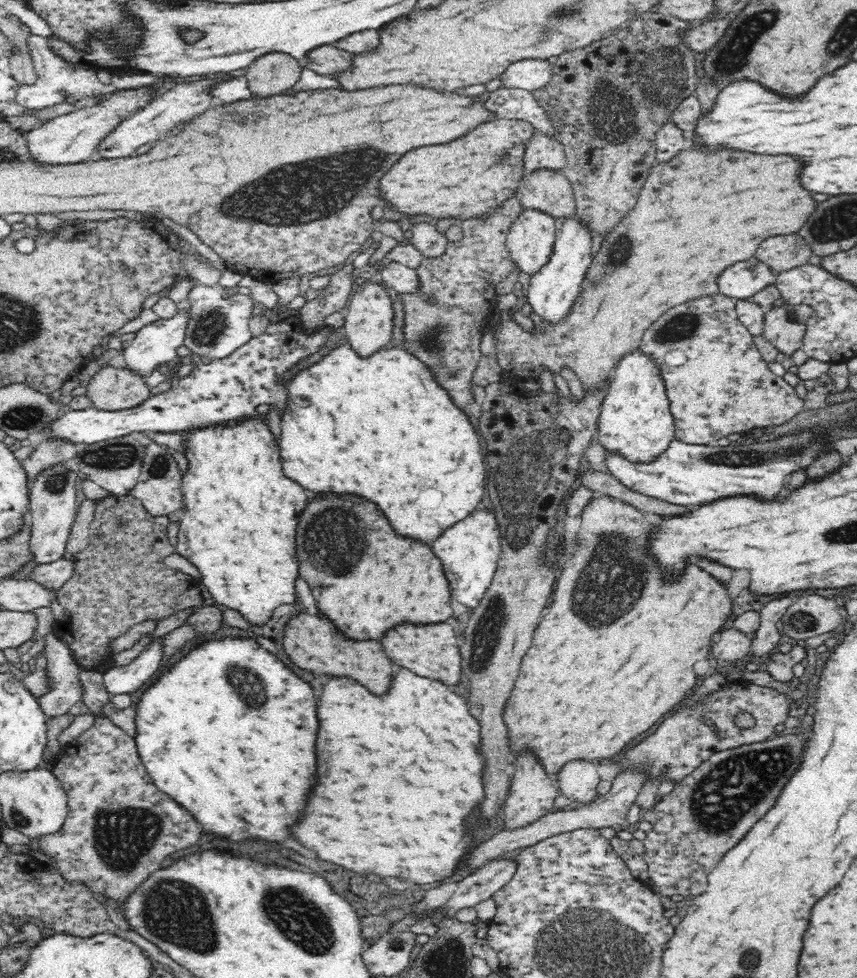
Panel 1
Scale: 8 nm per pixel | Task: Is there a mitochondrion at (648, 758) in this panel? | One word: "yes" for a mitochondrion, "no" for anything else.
yes

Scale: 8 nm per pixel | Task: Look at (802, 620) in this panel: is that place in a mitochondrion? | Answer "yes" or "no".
yes

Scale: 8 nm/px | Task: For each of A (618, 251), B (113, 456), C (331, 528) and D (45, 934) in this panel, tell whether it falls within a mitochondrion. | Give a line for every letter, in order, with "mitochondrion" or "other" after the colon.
A: mitochondrion
B: mitochondrion
C: mitochondrion
D: other

